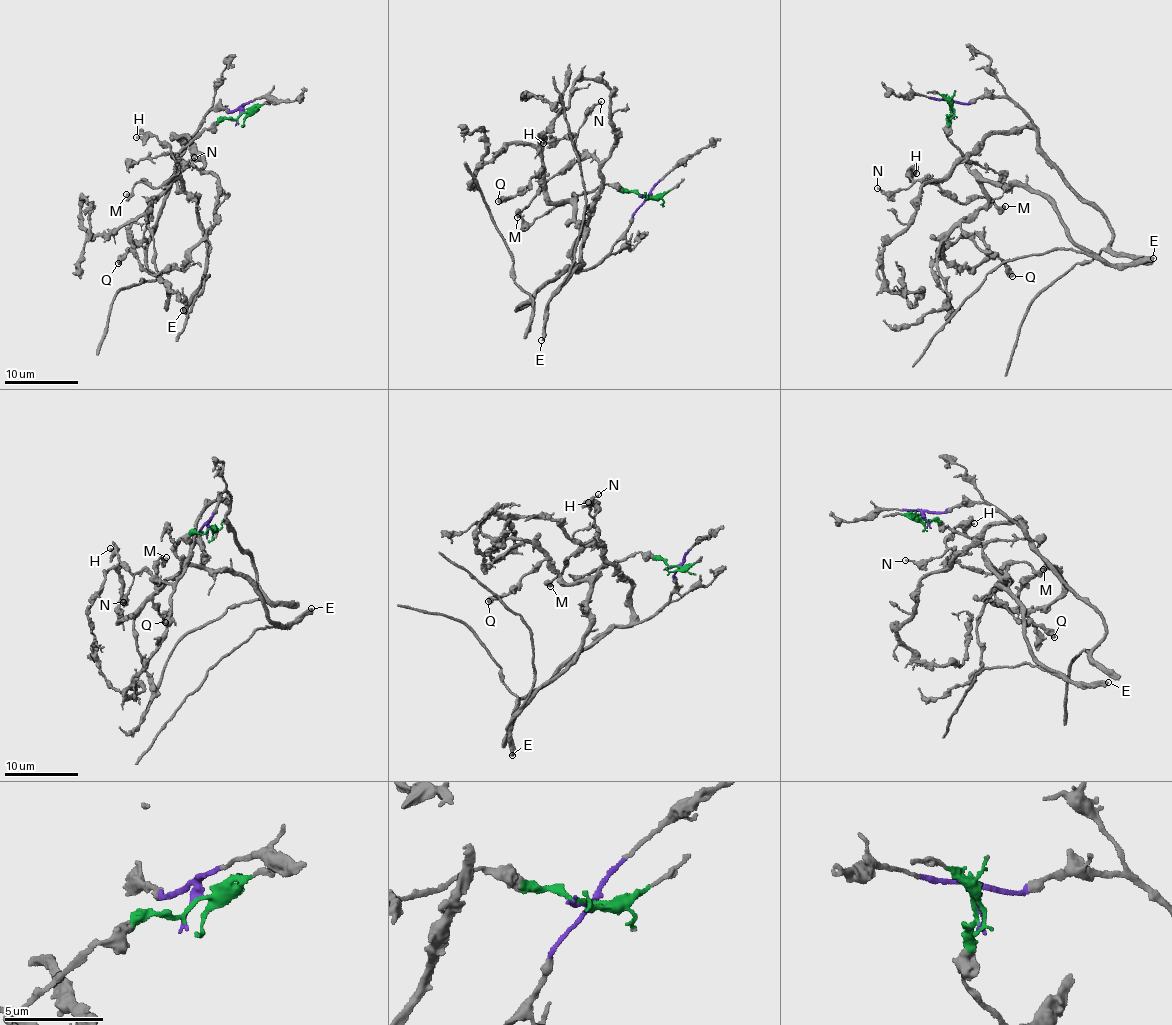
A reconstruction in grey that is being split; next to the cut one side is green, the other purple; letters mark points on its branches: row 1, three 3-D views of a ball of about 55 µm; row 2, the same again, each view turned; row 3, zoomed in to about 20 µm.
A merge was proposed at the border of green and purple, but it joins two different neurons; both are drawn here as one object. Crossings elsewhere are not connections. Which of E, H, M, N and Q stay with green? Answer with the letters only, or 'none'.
E, Q

